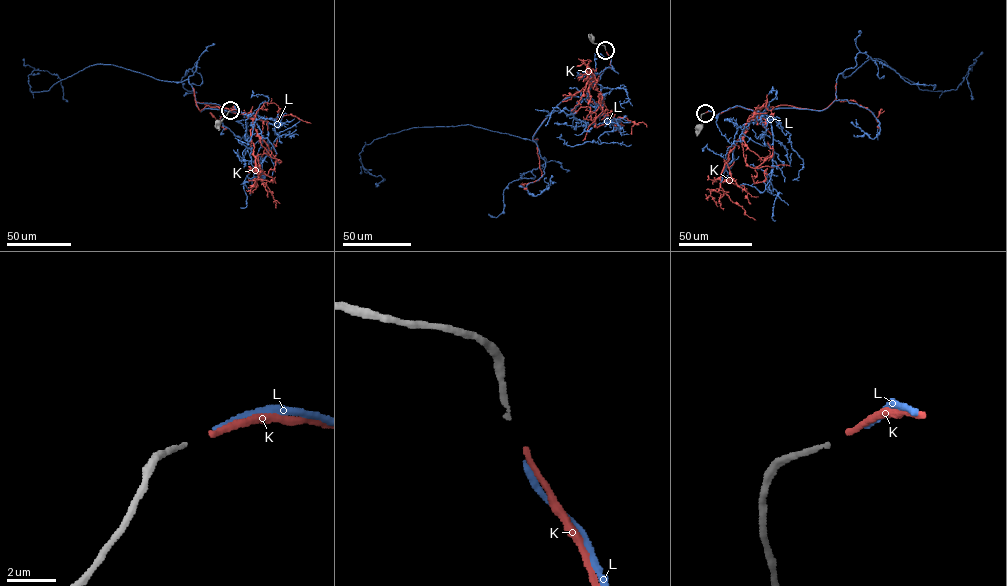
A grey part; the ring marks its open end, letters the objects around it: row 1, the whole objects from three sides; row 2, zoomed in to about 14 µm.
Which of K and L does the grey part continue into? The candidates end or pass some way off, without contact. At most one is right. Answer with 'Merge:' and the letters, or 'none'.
Merge: L

